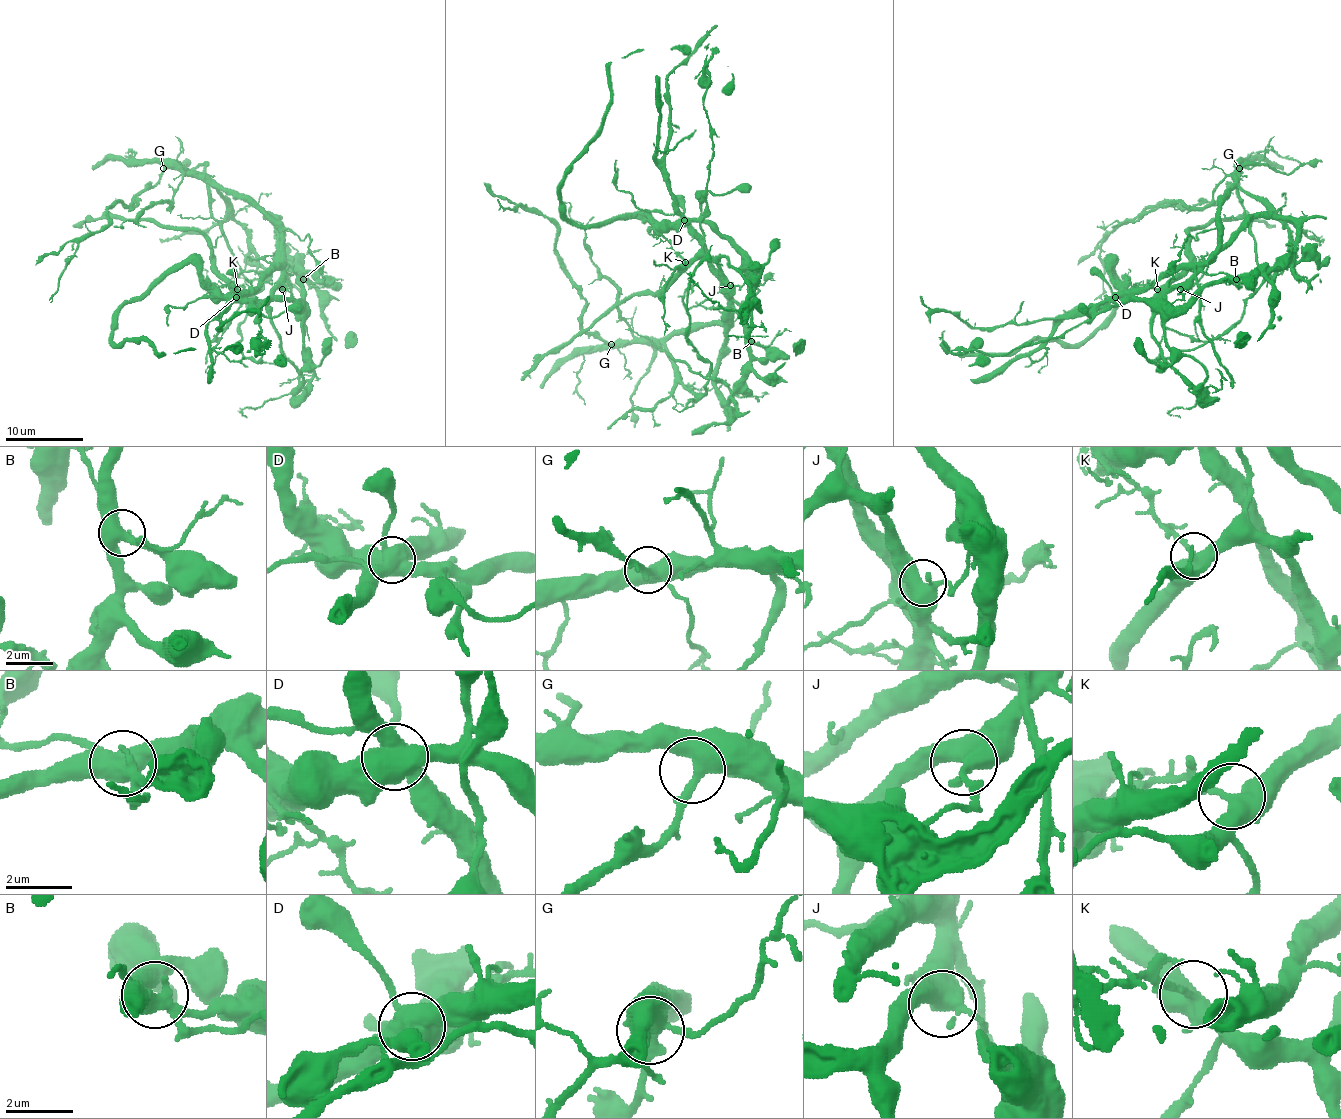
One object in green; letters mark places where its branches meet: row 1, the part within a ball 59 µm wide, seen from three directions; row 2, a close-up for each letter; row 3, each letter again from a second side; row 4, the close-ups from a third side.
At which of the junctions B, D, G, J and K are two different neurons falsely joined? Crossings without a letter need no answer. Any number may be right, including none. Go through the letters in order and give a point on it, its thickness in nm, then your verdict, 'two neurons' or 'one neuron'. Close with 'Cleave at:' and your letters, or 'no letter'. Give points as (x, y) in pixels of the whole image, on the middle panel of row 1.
B: place (751, 341); calibre 480 nm; two neurons
D: place (684, 220); calibre 650 nm; two neurons
G: place (611, 344); calibre 420 nm; one neuron
J: place (730, 285); calibre 480 nm; one neuron
K: place (685, 262); calibre 420 nm; one neuron
Cleave at: B, D

